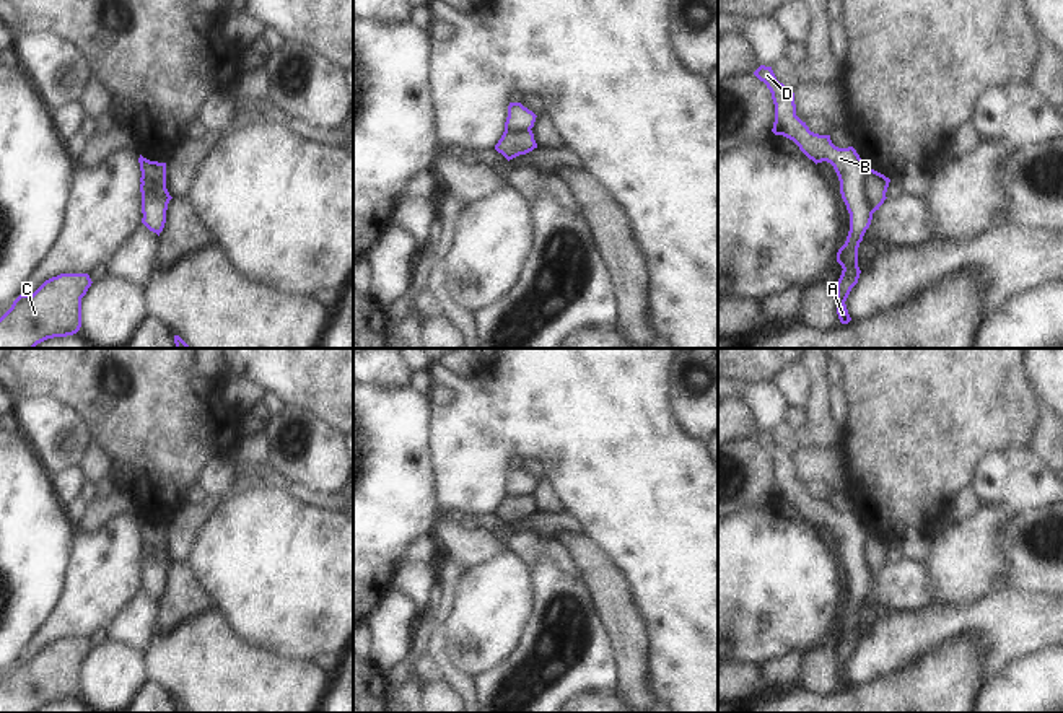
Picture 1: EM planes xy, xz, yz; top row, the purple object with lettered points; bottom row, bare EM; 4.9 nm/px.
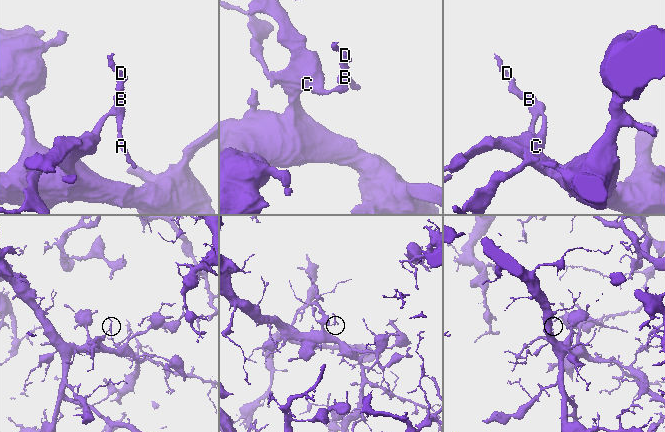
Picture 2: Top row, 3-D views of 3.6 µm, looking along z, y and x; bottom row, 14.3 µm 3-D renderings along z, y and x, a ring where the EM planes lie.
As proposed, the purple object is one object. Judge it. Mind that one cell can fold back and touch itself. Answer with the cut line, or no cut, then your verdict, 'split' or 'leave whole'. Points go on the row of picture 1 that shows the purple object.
yz (868, 170), (863, 191), (873, 212) | split

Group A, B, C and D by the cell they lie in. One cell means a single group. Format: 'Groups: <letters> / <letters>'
Groups: A B D / C.

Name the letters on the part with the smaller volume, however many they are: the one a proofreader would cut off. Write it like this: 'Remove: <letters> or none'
Remove: A, B, D

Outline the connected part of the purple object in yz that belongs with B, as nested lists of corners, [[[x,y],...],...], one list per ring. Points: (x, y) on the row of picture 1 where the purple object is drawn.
[[[760,65],[754,75],[767,85],[775,104],[775,122],[772,132],[793,140],[799,150],[816,164],[827,161],[833,166],[840,194],[850,213],[850,231],[845,244],[837,252],[842,275],[837,282],[837,314],[842,324],[851,321],[846,309],[846,298],[858,283],[858,247],[873,220],[873,208],[866,200],[864,181],[869,168],[863,163],[853,147],[838,148],[830,135],[819,135],[809,130],[806,122],[796,116],[794,93],[780,83],[772,67]]]

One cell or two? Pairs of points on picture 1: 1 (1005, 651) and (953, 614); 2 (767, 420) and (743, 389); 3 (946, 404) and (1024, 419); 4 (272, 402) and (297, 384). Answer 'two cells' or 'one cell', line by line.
1: one cell
2: one cell
3: one cell
4: two cells

